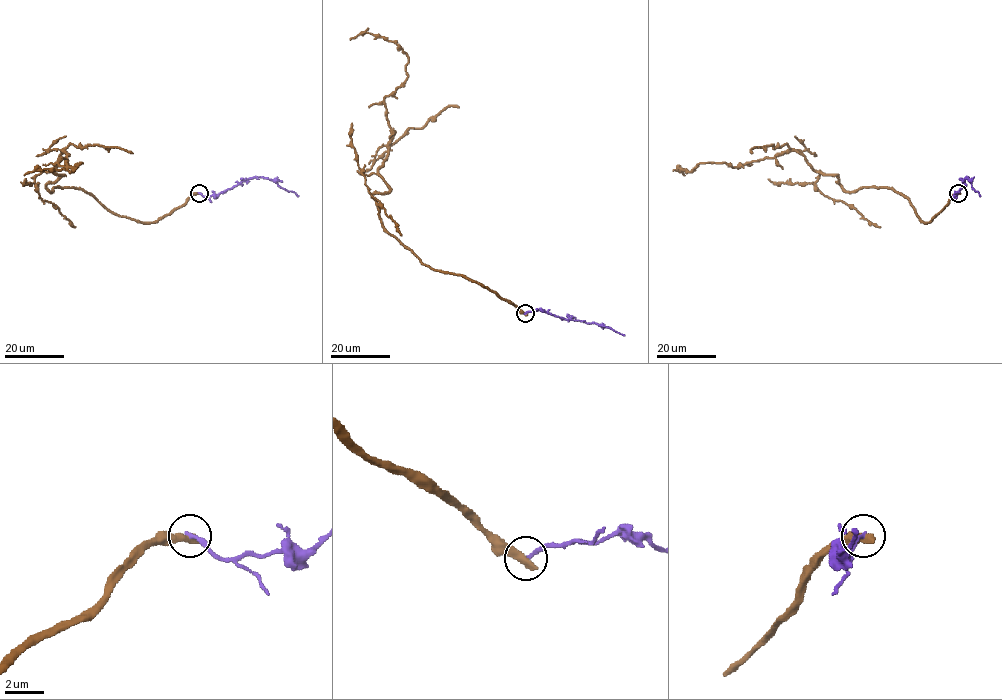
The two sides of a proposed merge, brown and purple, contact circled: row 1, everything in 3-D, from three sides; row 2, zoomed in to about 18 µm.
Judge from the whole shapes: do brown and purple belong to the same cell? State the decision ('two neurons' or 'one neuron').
two neurons

